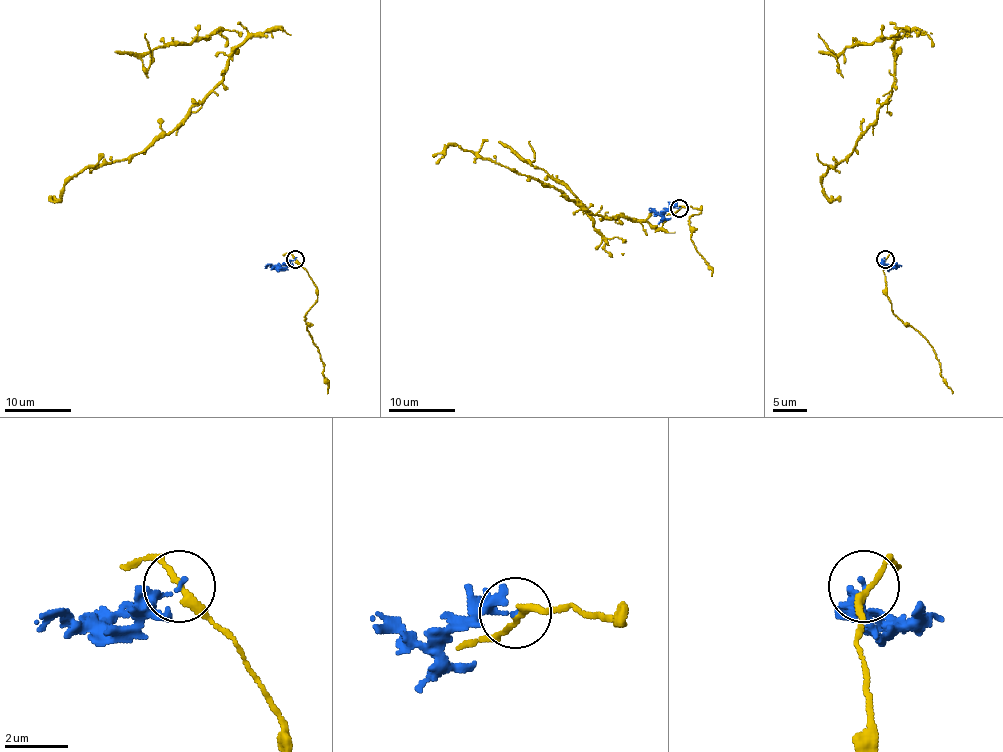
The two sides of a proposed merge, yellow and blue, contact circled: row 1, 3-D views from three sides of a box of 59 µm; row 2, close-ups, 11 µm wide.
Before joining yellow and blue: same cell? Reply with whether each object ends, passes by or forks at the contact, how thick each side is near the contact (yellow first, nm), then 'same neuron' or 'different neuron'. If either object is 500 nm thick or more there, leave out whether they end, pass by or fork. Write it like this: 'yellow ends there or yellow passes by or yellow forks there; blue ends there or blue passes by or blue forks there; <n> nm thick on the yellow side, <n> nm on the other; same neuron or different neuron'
yellow passes by; blue ends there; 200 nm thick on the yellow side, 160 nm on the other; different neuron

